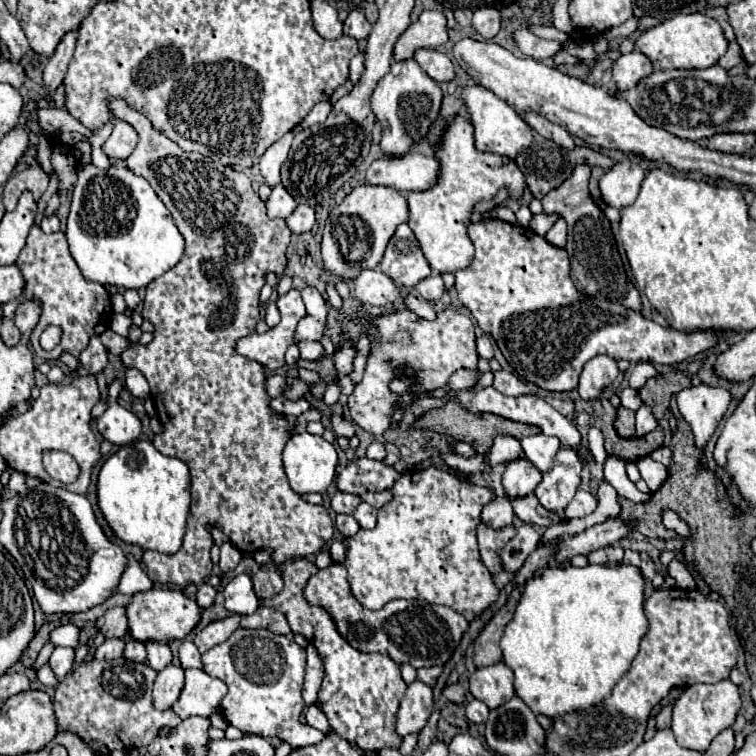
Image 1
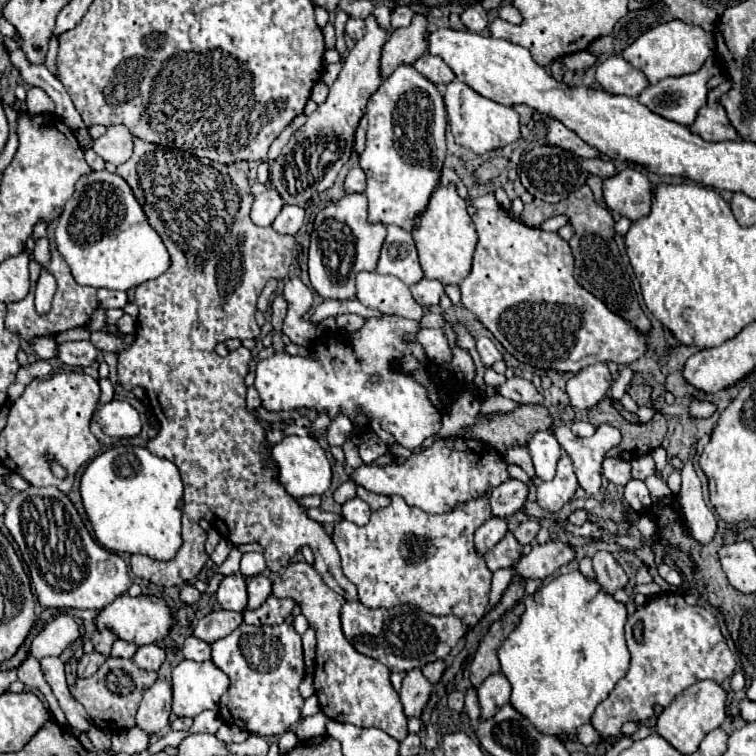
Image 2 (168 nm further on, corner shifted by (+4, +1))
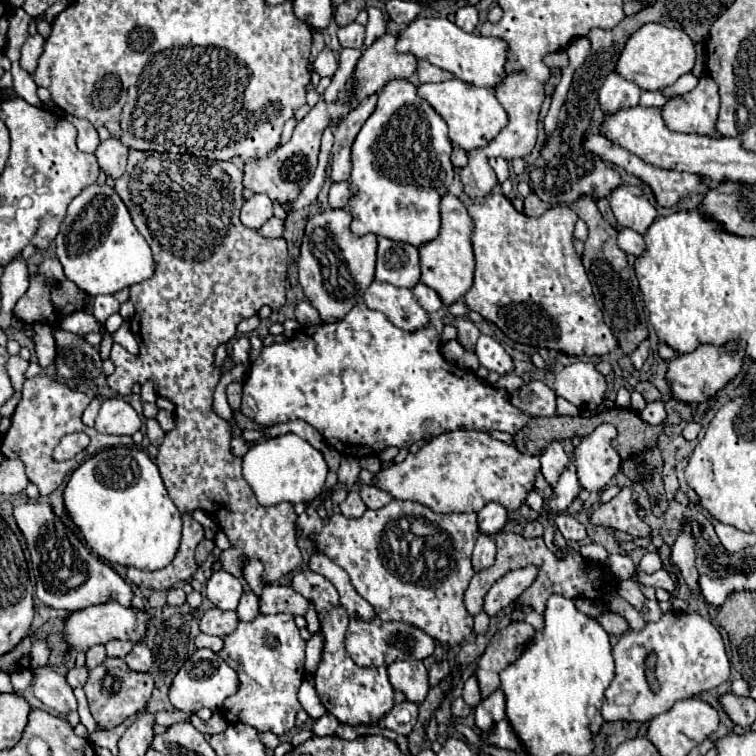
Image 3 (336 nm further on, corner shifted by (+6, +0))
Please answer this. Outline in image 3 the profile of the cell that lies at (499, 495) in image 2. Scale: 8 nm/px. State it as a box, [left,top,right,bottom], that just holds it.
[478,503,508,535]

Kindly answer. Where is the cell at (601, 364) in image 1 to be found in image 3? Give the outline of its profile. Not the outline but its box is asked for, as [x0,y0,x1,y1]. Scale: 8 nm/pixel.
[554,363,606,409]

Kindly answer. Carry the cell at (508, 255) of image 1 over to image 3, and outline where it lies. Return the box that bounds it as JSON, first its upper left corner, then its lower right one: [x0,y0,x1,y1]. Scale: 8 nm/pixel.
[464,193,616,355]

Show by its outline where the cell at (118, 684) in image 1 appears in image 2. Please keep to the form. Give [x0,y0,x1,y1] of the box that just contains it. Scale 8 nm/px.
[70,658,158,734]

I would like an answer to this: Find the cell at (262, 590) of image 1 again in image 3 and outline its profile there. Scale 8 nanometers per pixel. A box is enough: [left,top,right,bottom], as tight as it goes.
[236,593,258,623]

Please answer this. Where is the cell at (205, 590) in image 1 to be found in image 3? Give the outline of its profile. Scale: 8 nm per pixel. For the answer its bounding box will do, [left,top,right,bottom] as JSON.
[166,587,186,607]

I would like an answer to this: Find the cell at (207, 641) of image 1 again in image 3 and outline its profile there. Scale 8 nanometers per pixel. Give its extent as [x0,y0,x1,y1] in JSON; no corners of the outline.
[200,607,238,637]

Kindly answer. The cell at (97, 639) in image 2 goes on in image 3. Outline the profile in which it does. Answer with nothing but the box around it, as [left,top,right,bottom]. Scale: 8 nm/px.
[86,645,106,669]

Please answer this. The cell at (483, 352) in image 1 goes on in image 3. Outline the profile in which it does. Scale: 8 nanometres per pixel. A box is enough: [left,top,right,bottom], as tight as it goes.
[476,335,514,375]

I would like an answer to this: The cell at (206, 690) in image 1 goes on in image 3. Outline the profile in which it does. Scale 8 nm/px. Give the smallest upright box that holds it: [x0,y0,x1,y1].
[170,649,238,713]

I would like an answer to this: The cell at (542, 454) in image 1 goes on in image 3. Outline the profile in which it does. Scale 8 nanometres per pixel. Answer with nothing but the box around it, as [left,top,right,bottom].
[540,441,568,487]

